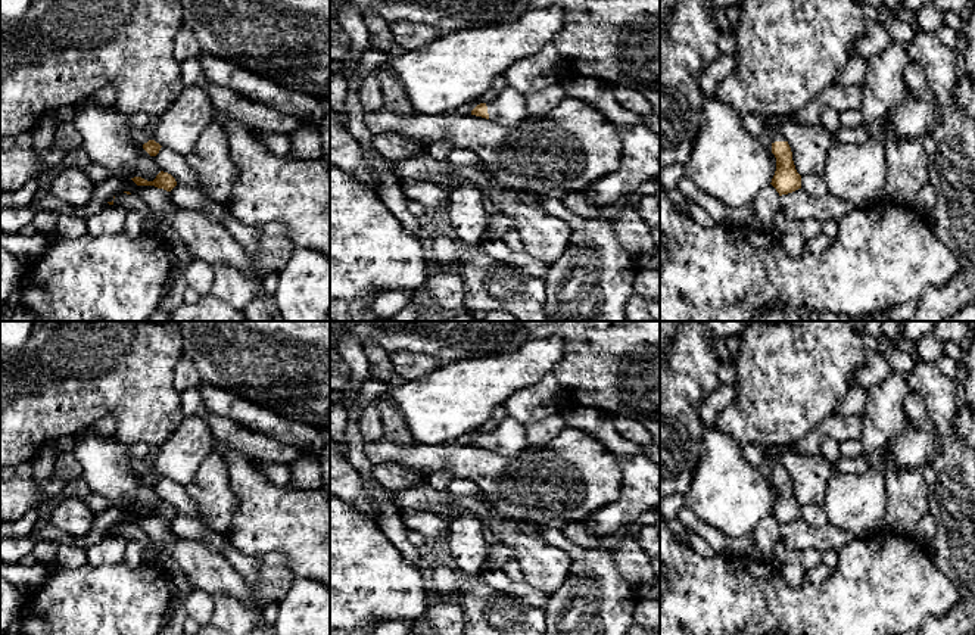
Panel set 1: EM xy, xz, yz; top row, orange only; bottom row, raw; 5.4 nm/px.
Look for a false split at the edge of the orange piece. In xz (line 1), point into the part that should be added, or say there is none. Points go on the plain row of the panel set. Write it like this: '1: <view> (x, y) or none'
1: xz (508, 439)

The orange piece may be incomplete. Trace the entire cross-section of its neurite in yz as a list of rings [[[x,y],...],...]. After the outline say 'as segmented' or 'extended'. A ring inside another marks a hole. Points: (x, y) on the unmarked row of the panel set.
[[[767,448],[766,457],[773,458],[772,460],[772,471],[773,471],[772,483],[776,488],[776,501],[770,514],[776,519],[779,526],[792,523],[801,519],[801,505],[795,499],[791,477],[785,470],[784,464],[781,463],[782,455]]]; extended

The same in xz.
[[[508,414],[493,432],[477,435],[471,441],[471,445],[490,449],[505,457],[515,457],[529,446],[529,442],[524,424]]]; extended

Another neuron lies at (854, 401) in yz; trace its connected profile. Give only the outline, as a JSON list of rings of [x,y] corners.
[[[853,386],[840,402],[835,414],[844,417],[863,414],[867,396],[869,392],[866,387]]]

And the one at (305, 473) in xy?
[[[303,454],[290,463],[290,489],[318,491],[321,486],[321,467],[317,455]]]

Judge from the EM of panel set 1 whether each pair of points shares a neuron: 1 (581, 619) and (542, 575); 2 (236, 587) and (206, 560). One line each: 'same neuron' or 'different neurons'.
1: different neurons
2: same neuron

